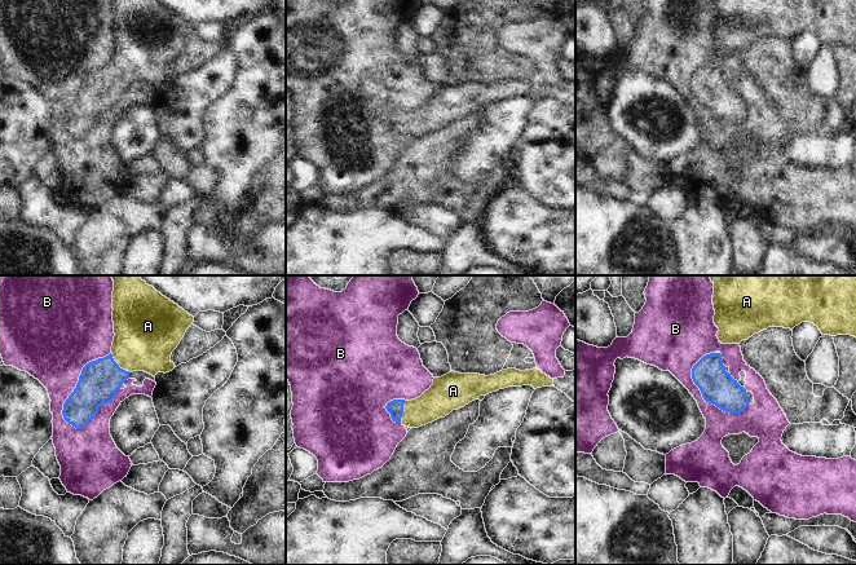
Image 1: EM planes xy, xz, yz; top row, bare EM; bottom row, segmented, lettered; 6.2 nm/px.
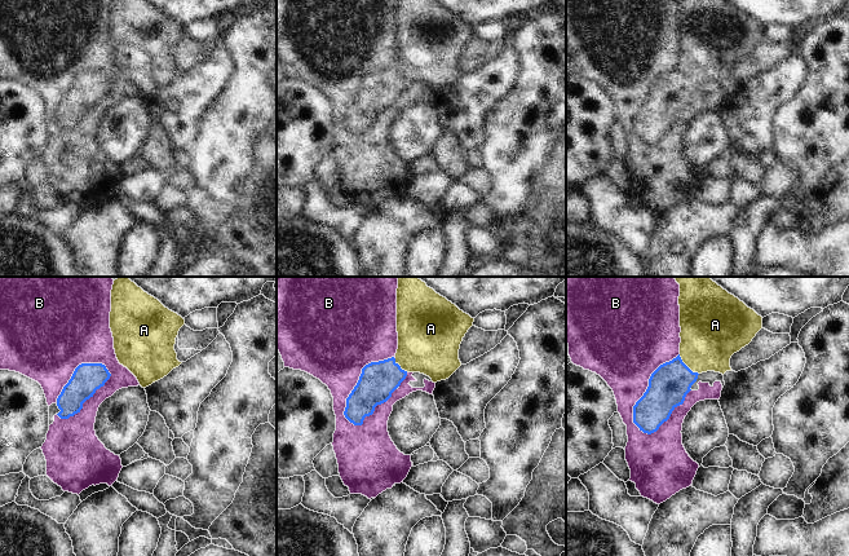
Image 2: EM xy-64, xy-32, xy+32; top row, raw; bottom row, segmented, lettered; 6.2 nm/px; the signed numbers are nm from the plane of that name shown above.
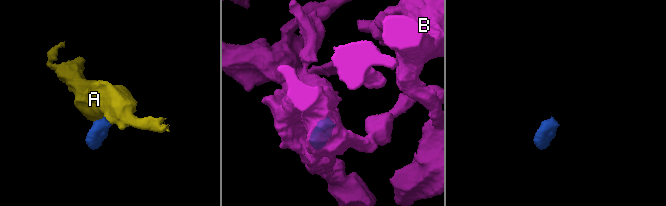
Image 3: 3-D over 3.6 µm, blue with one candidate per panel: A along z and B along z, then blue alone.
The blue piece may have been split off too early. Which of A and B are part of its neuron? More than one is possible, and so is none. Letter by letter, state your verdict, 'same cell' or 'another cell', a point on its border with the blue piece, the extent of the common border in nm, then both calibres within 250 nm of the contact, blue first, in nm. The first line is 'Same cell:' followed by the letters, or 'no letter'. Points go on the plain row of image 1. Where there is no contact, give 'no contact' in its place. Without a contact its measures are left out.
Same cell: A
A: same cell; meets blue in xy at (118, 75); contact 180 nm long; 260 nm thick on the blue side, 380 nm on the other
B: another cell; meets blue in xy at (76, 96); contact 550 nm long; 260 nm thick on the blue side, 400 nm on the other

